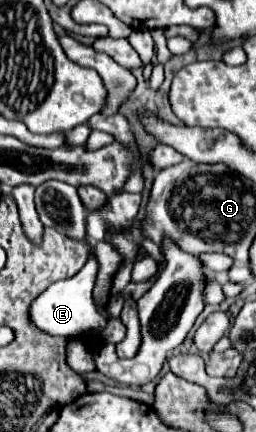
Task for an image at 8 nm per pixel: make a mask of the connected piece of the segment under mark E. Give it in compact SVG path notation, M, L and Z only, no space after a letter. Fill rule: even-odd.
M91 256L89 262L83 266L83 270L79 270L71 280L51 284L41 296L35 298L35 302L31 304L31 310L29 310L31 322L41 332L47 332L51 336L65 336L65 338L101 332L105 328L107 320L103 314L99 314L99 310L91 298L95 274L97 274L97 262L95 262L95 256Z

